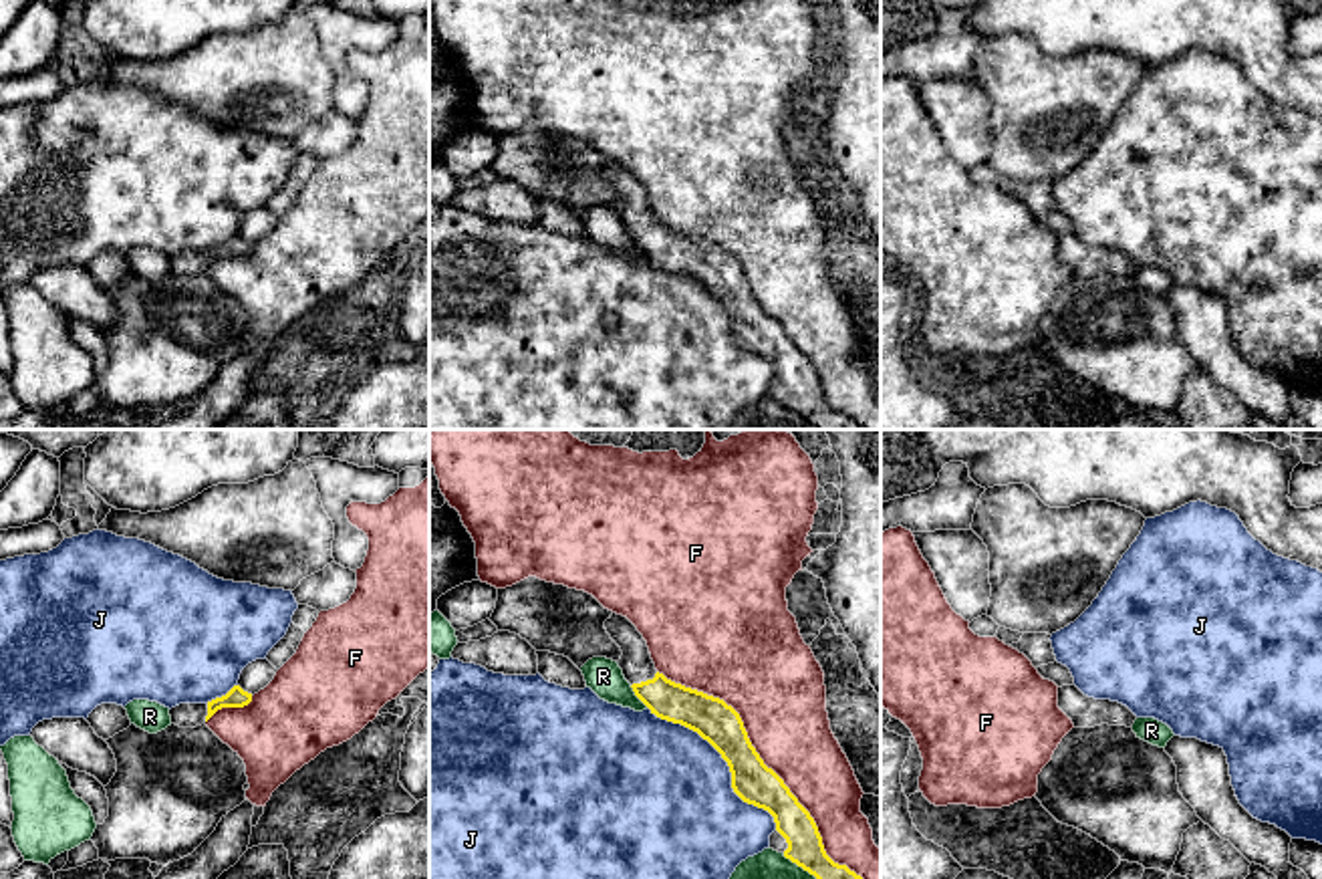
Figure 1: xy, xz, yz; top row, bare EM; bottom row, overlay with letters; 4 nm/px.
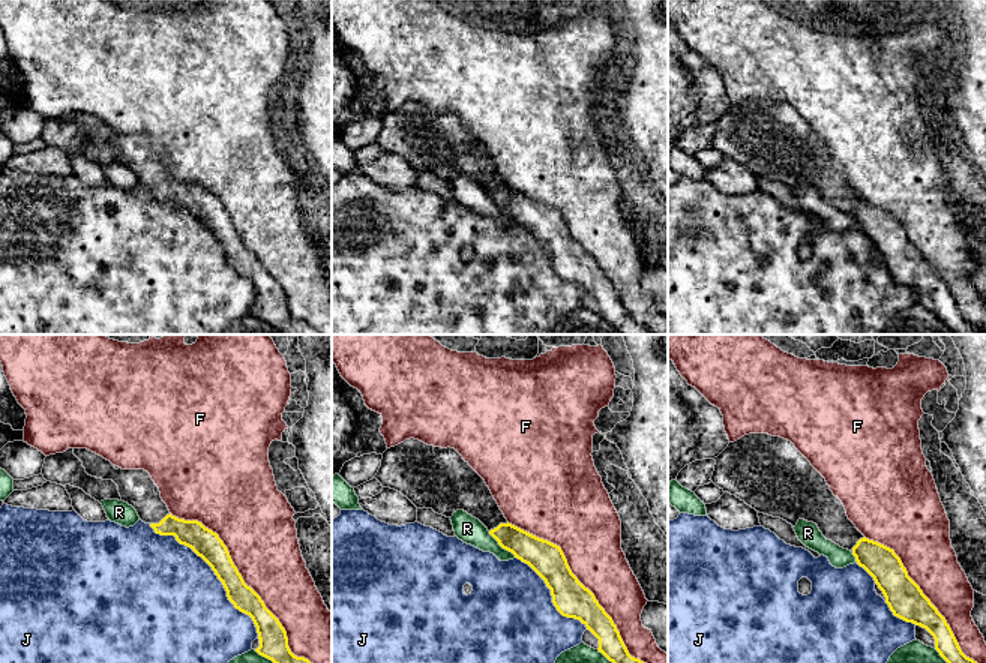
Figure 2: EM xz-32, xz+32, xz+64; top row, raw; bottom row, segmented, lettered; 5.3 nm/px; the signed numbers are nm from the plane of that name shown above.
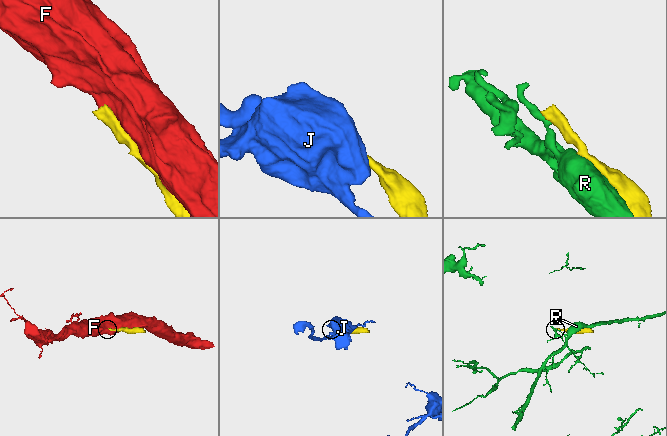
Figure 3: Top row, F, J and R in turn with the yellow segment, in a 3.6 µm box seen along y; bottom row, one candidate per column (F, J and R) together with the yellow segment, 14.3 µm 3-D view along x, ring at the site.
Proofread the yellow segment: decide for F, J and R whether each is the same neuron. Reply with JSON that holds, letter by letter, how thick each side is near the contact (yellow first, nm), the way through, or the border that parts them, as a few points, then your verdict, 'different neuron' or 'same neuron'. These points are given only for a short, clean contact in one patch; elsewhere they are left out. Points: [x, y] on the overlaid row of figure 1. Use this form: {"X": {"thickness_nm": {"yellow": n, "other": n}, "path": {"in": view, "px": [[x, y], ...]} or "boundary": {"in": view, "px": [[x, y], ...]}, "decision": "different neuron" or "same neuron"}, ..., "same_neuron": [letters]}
{"F": {"thickness_nm": {"yellow": 170, "other": 360}, "decision": "different neuron"}, "J": {"thickness_nm": {"yellow": 170, "other": 480}, "decision": "different neuron"}, "R": {"thickness_nm": {"yellow": 160, "other": 150}, "decision": "different neuron"}, "same_neuron": []}

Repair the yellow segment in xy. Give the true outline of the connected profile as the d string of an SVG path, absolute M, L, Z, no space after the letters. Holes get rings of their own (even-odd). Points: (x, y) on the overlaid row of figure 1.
M234 685L226 696L216 698L208 704L179 704L169 710L171 724L179 728L195 728L206 724L222 708L244 708L252 702L252 694Z

